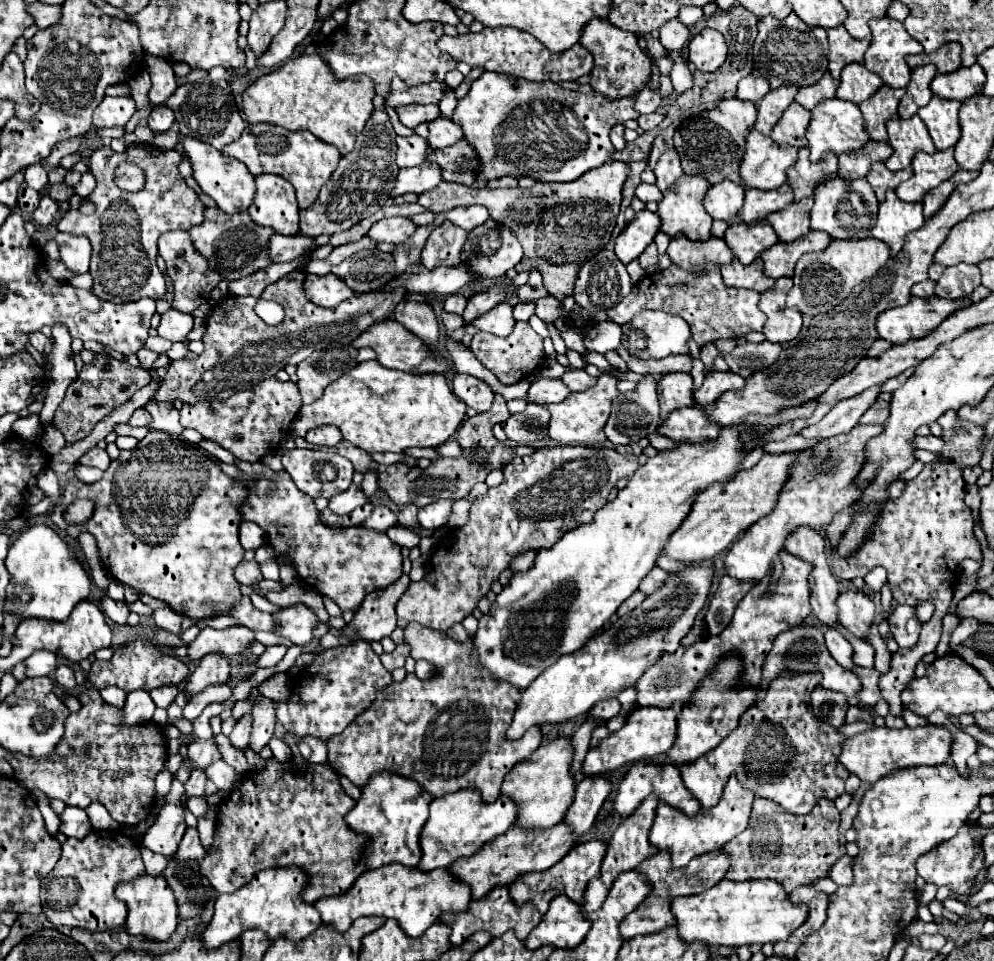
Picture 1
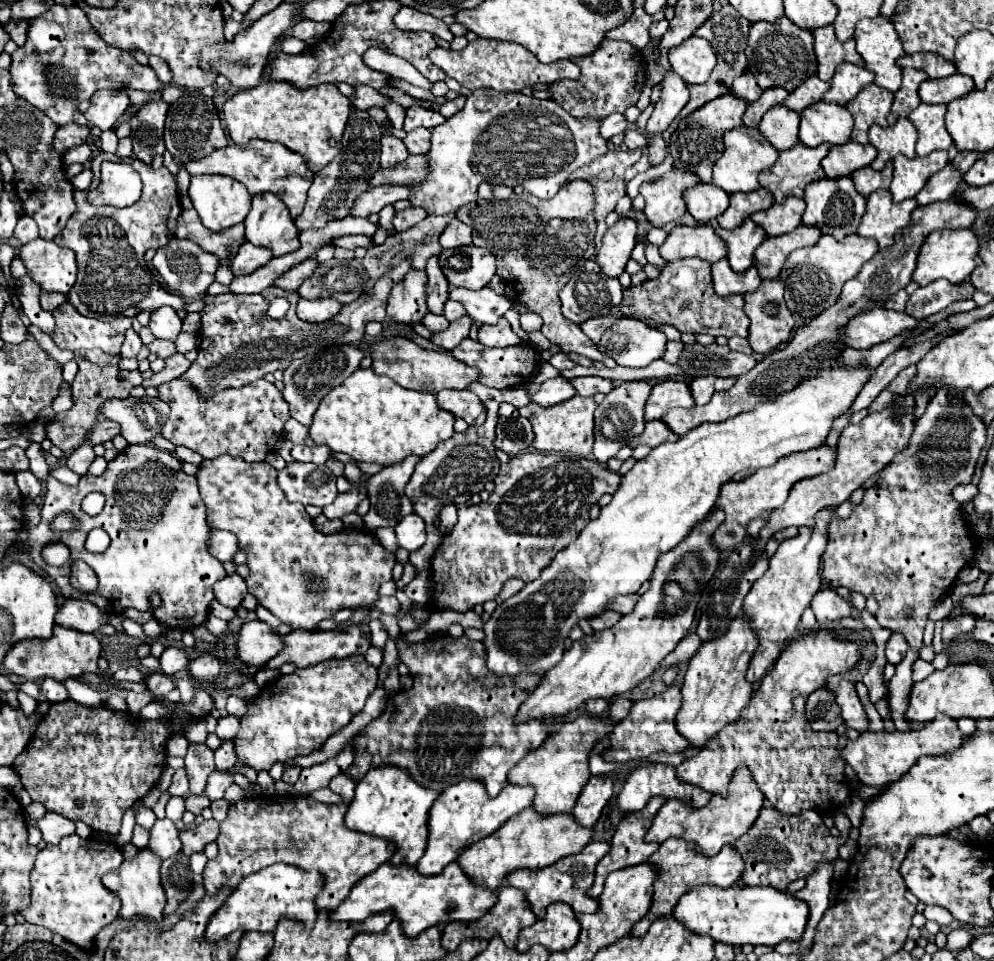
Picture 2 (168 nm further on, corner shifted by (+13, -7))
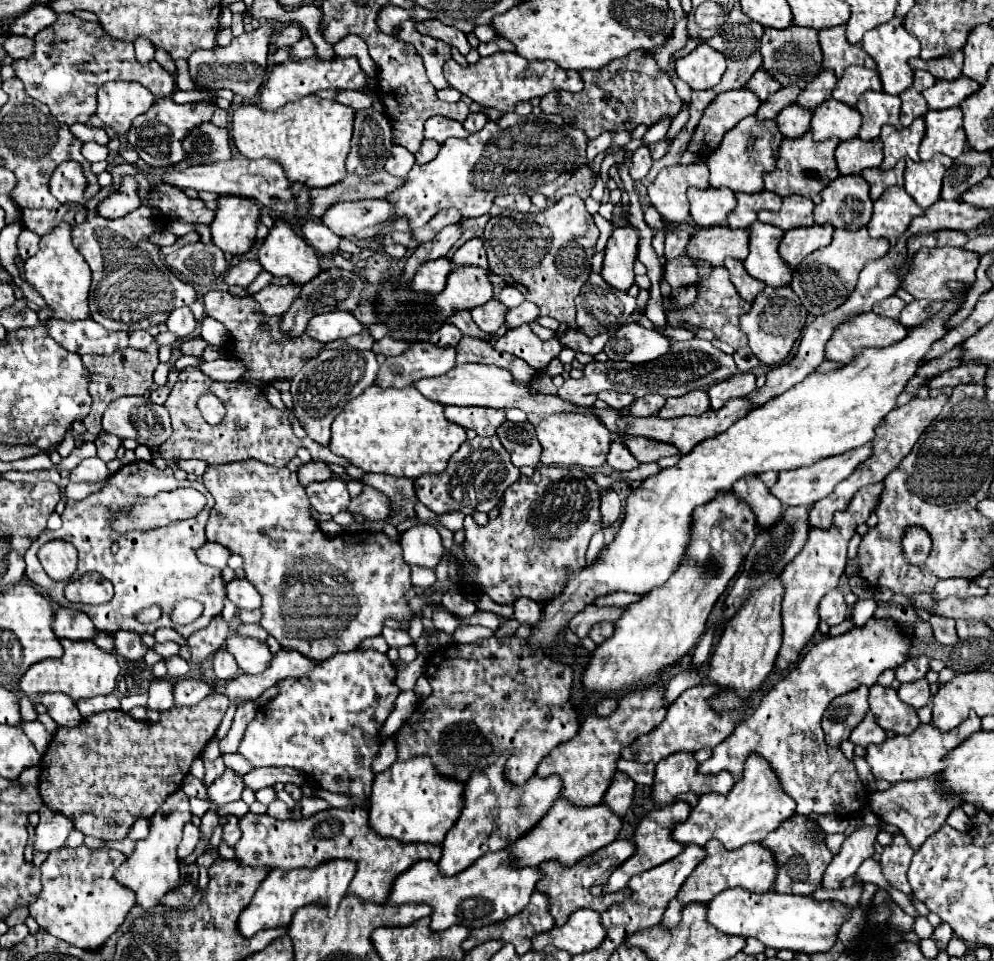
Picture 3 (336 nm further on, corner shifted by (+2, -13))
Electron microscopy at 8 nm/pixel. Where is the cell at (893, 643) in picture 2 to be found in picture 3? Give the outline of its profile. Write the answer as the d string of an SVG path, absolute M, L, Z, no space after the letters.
M911 657L907 663L903 663L895 671L895 679L899 683L915 683L923 679L929 671L929 659L927 657Z

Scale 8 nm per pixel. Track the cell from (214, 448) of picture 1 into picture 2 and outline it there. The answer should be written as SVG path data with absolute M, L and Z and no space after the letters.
M176 447L176 457L180 459L180 461L186 461L186 463L194 463L194 465L200 465L204 459L198 455L198 453L194 453L192 449L186 449L186 447Z

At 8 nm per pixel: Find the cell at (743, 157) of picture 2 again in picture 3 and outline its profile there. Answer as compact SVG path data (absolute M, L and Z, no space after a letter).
M755 115L741 119L733 129L729 129L721 145L707 157L709 167L709 187L727 187L731 191L757 193L763 189L763 173L775 169L777 151L781 143L781 131L773 121L755 121Z

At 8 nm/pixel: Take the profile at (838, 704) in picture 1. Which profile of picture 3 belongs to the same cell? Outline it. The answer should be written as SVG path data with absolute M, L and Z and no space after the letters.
M861 685L859 689L845 693L843 697L837 697L835 701L831 701L821 723L825 731L825 741L831 747L839 747L841 741L849 739L851 729L855 729L855 725L863 721L863 717L869 711L867 697L869 697L869 689Z

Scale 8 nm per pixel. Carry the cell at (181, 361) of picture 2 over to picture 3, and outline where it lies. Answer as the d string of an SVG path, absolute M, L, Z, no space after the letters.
M221 357L211 363L201 363L199 369L215 381L239 381L243 375L247 375L247 367L235 357Z

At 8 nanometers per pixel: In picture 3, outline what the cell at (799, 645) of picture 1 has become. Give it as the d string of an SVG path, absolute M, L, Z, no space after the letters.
M869 711L867 717L851 731L851 737L849 741L853 741L855 745L861 745L861 747L869 747L869 745L879 745L883 743L887 737L885 737L885 731L879 729L879 725L875 725L875 717L873 713Z

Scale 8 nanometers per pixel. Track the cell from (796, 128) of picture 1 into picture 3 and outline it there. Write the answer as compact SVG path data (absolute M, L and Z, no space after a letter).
M789 105L787 109L783 109L783 111L779 113L779 117L777 117L775 121L777 121L779 131L781 131L785 137L797 139L797 137L801 137L803 133L809 131L811 111L799 107L799 105Z

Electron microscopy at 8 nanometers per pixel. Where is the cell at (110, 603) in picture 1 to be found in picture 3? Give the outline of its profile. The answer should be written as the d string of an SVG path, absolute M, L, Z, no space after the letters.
M59 607L55 611L51 627L59 639L65 637L65 639L73 639L73 641L85 641L97 633L93 627L93 621L85 613L73 611L73 609L63 609L63 607Z

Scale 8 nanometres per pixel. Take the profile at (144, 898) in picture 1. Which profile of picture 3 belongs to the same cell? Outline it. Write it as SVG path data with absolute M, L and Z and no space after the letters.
M179 789L167 797L167 801L157 809L157 813L149 819L151 833L135 843L133 853L125 859L125 863L115 871L115 879L129 887L137 895L137 903L143 909L155 907L161 897L179 887L179 861L177 861L177 845L181 843L181 829L191 819L189 811L189 797Z

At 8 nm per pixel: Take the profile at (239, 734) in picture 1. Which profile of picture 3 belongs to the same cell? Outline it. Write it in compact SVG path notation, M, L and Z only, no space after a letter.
M227 769L221 777L217 777L207 787L209 801L215 805L225 805L225 803L241 799L241 791L243 791L243 779L235 775L231 769Z

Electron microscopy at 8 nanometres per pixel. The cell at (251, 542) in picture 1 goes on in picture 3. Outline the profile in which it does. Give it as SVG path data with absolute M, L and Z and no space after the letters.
M205 543L201 545L197 557L199 561L203 561L203 565L211 565L215 569L223 569L227 565L227 559L229 559L229 549L219 545L219 543Z

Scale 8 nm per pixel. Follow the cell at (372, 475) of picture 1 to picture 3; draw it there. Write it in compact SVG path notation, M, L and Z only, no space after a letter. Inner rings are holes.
M197 365L187 367L183 373L179 373L175 387L165 401L165 409L171 415L173 433L159 447L159 453L169 463L181 459L201 459L209 465L221 465L221 463L257 459L273 467L285 467L295 457L295 451L299 447L305 447L310 452L312 460L323 460L343 467L350 465L345 458L333 454L328 447L323 447L308 437L297 439L291 431L287 413L275 409L267 401L263 389L249 383L211 381ZM203 391L213 391L227 409L223 421L217 425L205 423L201 411L197 409L197 397Z

